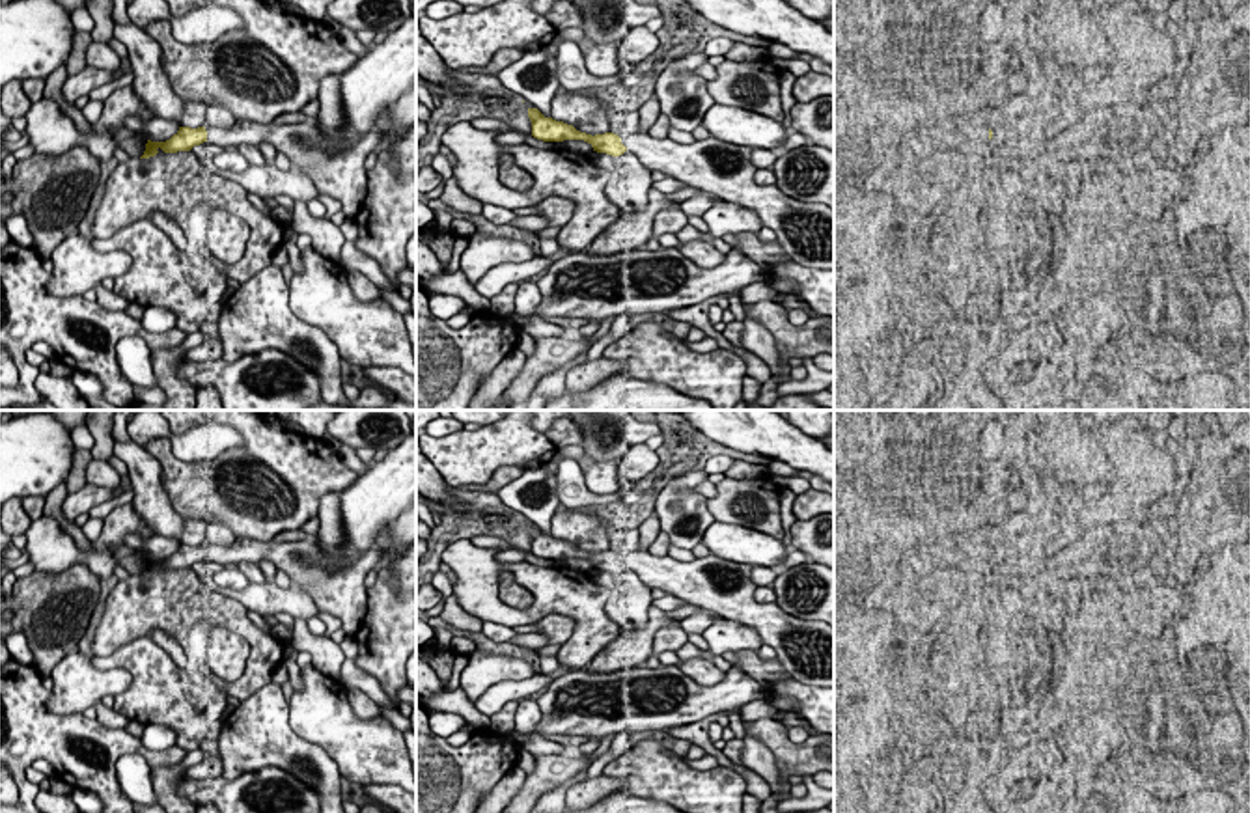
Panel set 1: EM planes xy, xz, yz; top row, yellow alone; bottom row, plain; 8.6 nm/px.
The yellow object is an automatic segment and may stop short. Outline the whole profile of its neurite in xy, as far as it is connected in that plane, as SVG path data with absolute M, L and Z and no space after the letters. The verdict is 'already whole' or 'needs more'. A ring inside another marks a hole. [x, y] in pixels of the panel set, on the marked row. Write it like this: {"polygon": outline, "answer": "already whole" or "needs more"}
{"polygon": "M235 119L226 129L179 127L166 142L147 140L140 158L155 157L159 147L164 153L190 151L207 140L218 147L239 144L259 147L265 142L271 144L276 153L284 153L289 158L293 170L306 173L313 181L319 194L336 198L345 216L356 218L368 194L364 162L371 151L381 149L382 134L371 131L345 151L332 153L323 131L312 119L295 125Z", "answer": "needs more"}

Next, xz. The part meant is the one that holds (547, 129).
{"polygon": "M528 108L528 117L532 136L537 140L584 140L593 151L612 157L632 151L649 170L746 207L757 214L761 227L776 233L776 242L791 261L810 269L834 269L834 209L789 198L776 185L756 185L754 147L713 136L694 144L659 140L649 134L629 134L623 140L614 132L591 136L573 125L545 117L537 108Z", "answer": "needs more"}

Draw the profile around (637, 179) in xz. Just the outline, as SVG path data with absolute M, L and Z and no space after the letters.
M632 151L616 157L616 170L621 173L621 192L634 209L644 211L647 205L647 192L653 185L653 173L647 170Z

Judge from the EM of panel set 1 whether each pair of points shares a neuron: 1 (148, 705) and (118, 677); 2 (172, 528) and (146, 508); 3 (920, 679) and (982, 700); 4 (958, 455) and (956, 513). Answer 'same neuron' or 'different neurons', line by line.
1: different neurons
2: same neuron
3: same neuron
4: same neuron

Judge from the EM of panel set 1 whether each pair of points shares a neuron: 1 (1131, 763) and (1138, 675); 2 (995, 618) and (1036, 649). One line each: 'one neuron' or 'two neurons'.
1: two neurons
2: one neuron

